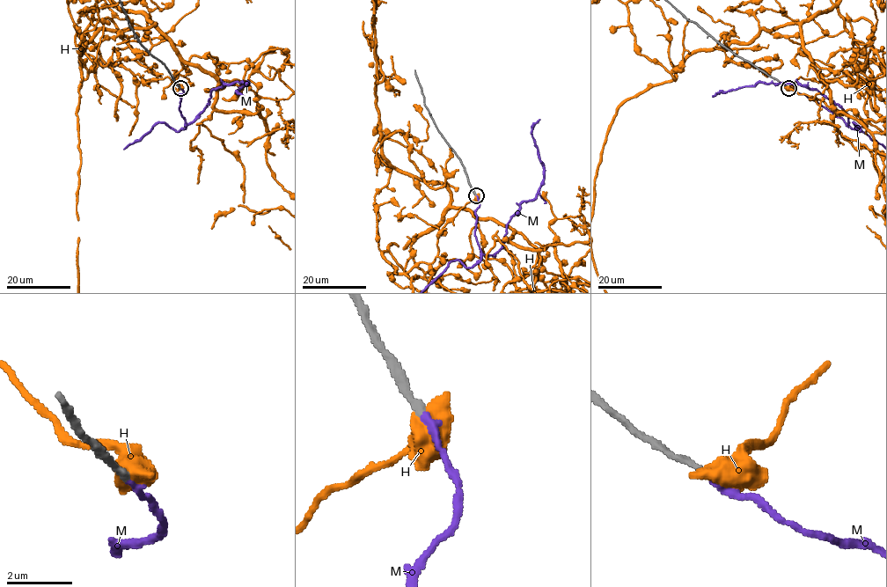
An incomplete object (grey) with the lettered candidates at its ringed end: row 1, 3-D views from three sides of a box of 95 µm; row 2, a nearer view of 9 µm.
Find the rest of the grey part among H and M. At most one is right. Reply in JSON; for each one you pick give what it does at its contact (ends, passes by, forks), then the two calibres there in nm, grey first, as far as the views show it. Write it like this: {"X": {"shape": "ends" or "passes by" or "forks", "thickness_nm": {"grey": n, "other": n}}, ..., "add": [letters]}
{"M": {"shape": "ends", "thickness_nm": {"grey": 200, "other": 200}}, "add": ["M"]}

